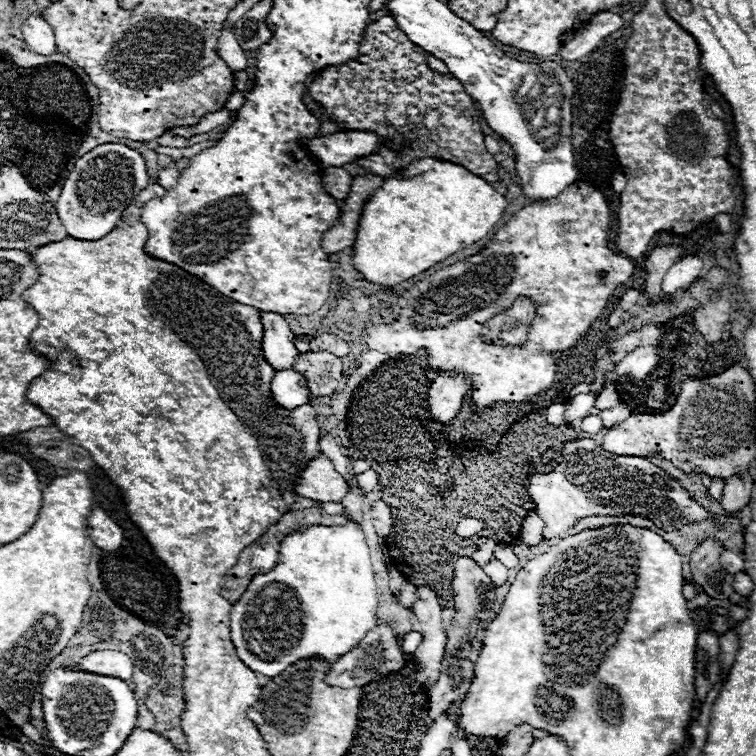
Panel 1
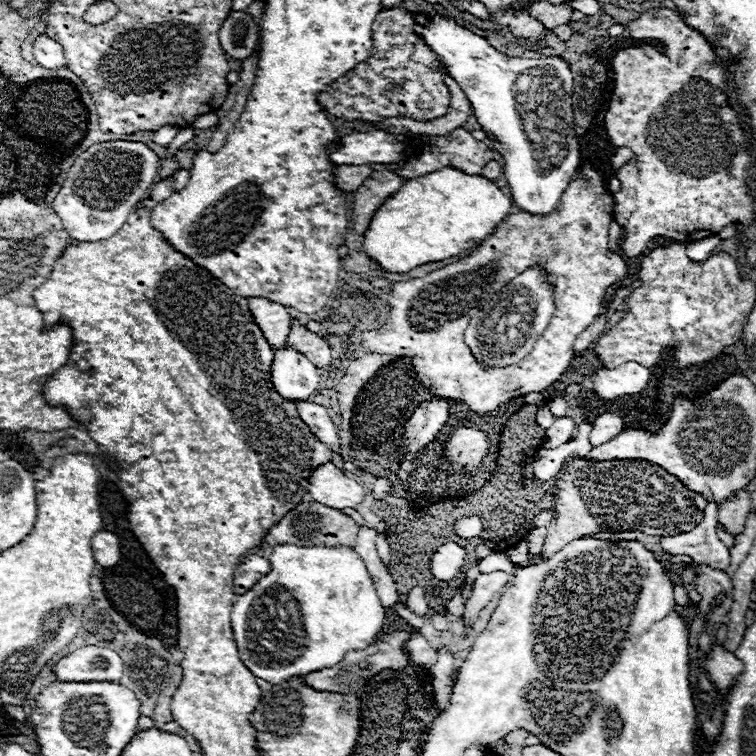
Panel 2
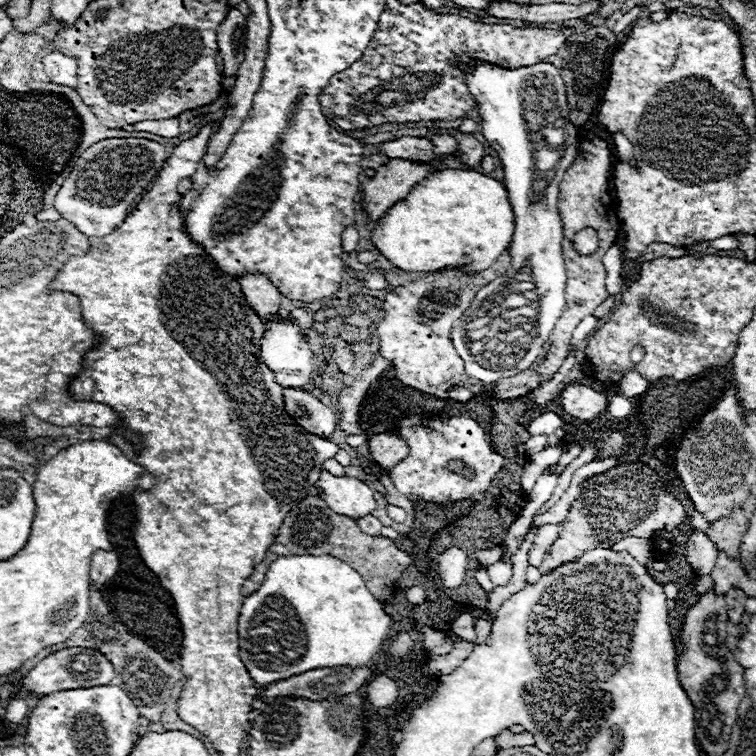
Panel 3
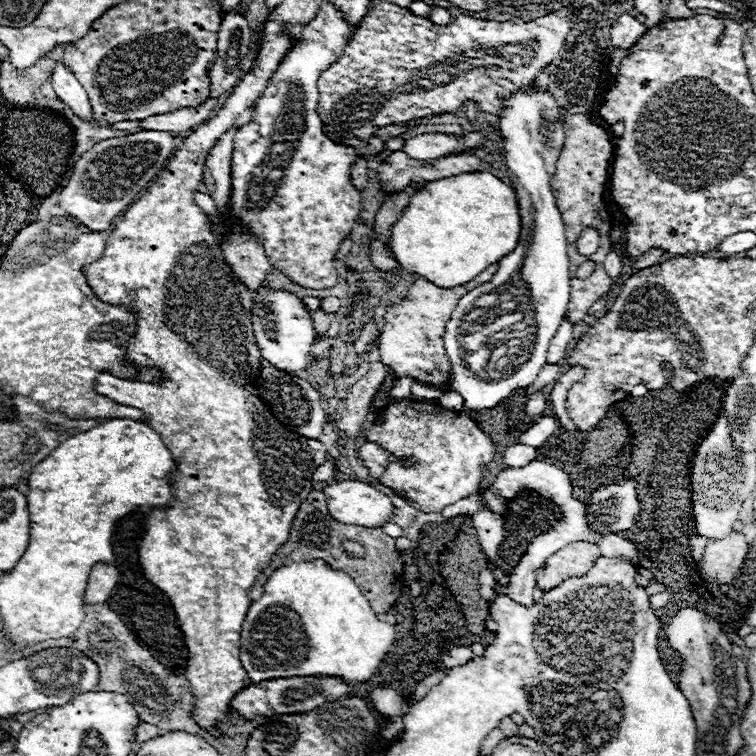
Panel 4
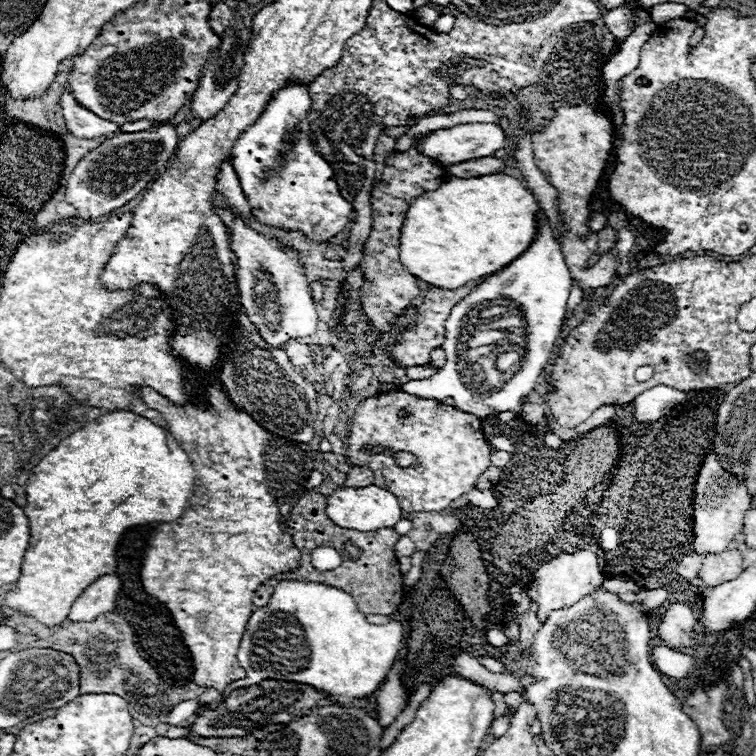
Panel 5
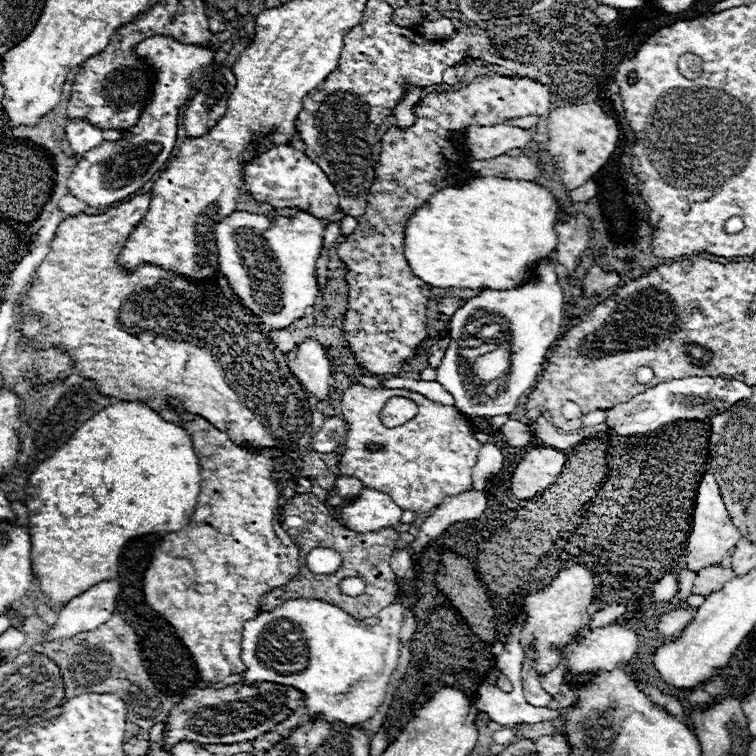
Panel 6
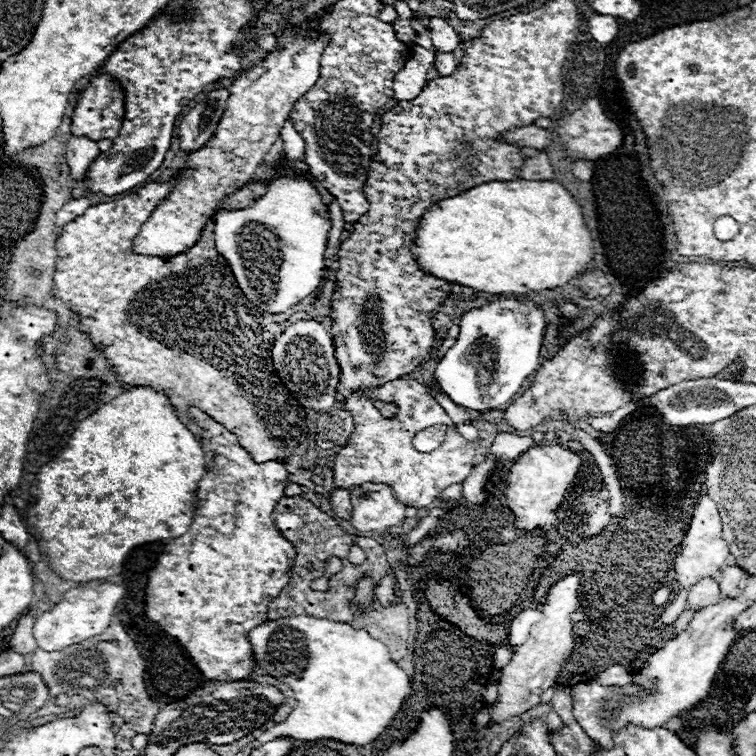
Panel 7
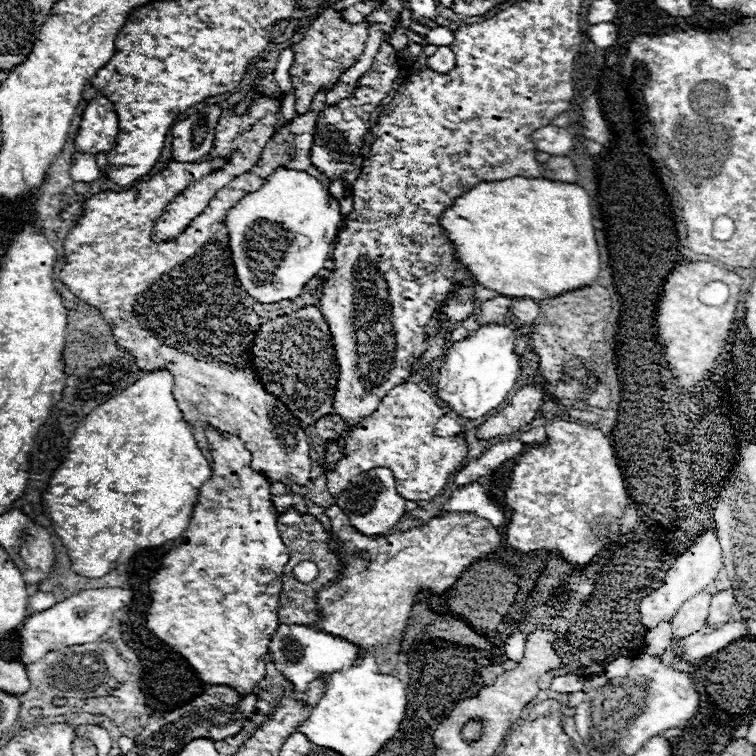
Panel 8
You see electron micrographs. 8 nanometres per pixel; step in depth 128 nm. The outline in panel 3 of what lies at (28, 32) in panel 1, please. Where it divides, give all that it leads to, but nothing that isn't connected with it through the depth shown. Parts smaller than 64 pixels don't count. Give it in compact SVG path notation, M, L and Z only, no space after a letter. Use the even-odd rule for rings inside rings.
M52 50L46 58L42 58L44 72L50 82L54 84L64 84L70 88L78 90L78 80L76 80L76 62L68 56L64 56L58 50Z

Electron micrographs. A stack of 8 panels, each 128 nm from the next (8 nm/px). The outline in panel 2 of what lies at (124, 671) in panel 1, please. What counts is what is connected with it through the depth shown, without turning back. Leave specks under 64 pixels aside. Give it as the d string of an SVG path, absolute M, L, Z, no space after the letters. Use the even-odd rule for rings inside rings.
M84 646L58 660L52 672L58 682L118 682L124 662L108 648Z

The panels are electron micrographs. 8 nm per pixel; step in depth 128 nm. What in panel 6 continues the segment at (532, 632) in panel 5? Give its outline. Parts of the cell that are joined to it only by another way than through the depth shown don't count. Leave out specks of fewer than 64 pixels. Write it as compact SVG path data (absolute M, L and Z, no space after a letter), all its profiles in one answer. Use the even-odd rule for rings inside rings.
M529 648L524 654L524 661L521 670L523 693L526 702L530 702L532 706L548 706L552 696L540 686L540 682L536 680L536 654L532 648Z

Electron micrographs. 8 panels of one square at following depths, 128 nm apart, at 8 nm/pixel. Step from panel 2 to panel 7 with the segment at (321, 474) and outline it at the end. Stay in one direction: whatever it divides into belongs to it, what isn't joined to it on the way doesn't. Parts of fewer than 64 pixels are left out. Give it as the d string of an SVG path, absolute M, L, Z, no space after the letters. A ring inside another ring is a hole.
M360 484L352 488L350 524L360 532L386 532L404 520L404 504L400 504L388 484Z

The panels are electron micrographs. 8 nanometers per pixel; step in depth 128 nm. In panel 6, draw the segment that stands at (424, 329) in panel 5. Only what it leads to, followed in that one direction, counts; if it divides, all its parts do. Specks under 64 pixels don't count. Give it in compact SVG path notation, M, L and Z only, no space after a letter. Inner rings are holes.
M442 298L440 300L440 304L438 304L438 308L440 308L440 314L446 318L446 316L450 316L450 314L454 314L456 312L456 308L458 308L458 298Z

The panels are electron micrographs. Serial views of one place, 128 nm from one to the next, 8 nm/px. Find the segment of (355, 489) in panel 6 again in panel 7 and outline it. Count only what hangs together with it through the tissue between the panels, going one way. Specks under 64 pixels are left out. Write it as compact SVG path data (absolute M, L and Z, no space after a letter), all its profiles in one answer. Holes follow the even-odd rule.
M336 488L332 492L332 496L330 496L330 508L336 514L336 518L350 520L350 512L352 512L352 506L350 506L350 490Z

